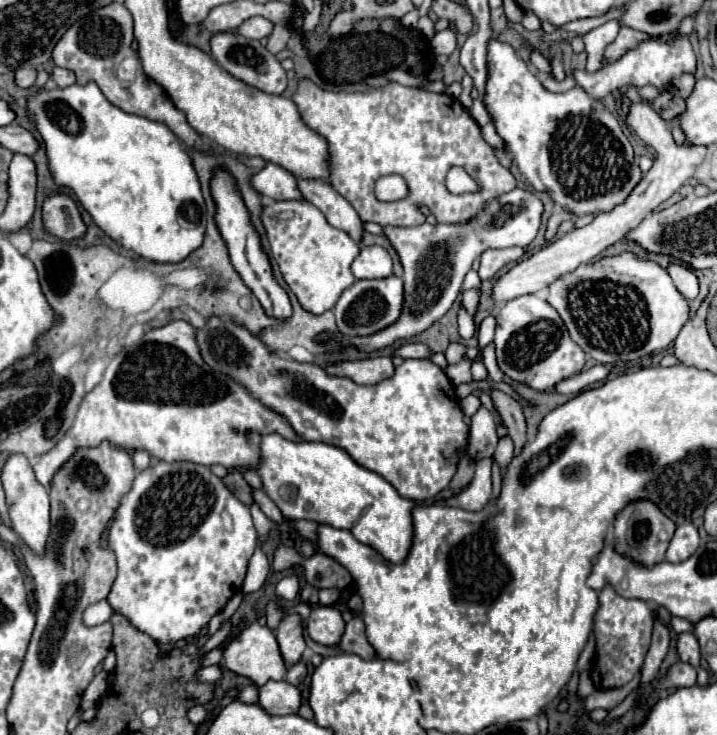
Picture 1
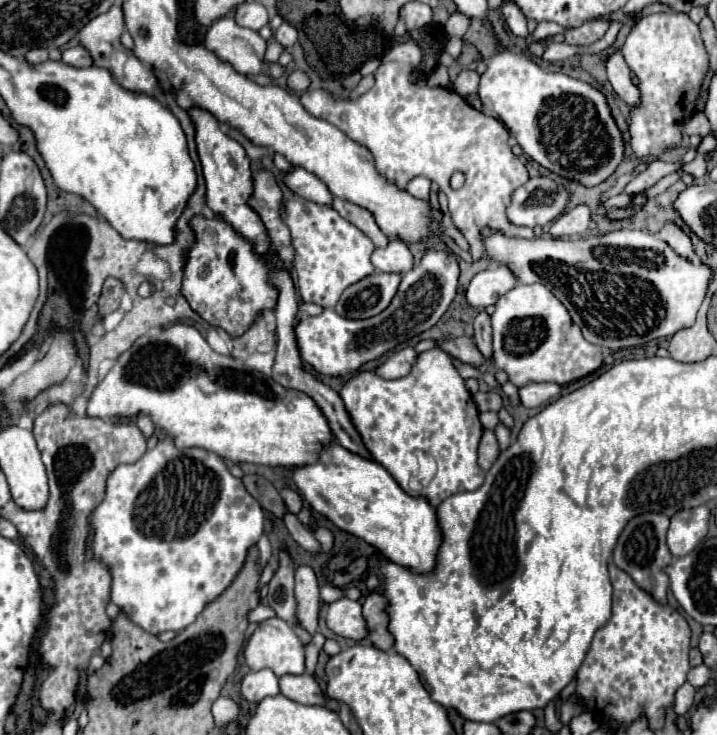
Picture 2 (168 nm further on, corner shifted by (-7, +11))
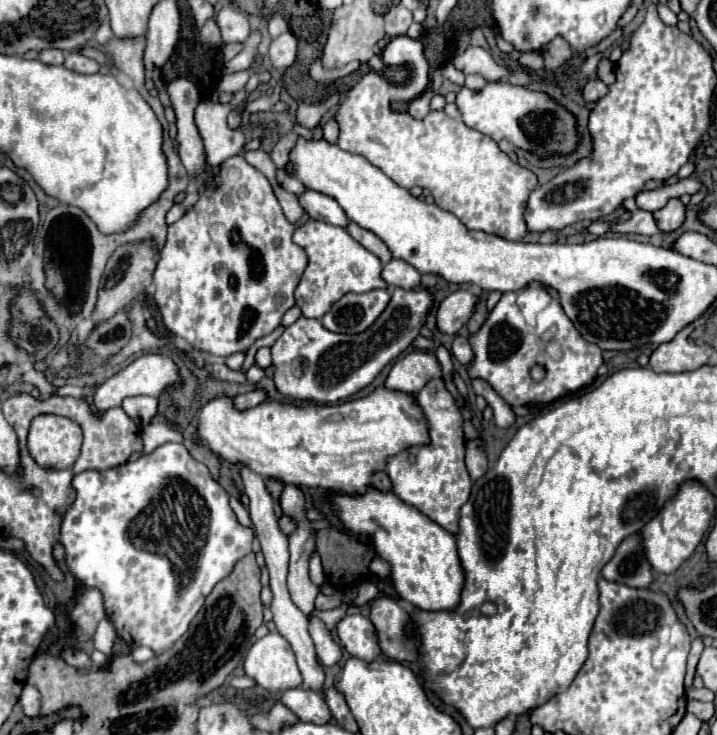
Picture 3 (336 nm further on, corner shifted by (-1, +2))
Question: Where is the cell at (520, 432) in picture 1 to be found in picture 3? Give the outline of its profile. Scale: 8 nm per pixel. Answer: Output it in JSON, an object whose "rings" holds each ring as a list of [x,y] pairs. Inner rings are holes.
{"rings":[[[481,293],[481,303],[479,303],[475,315],[473,315],[473,317],[469,319],[469,323],[467,323],[471,335],[477,333],[477,329],[481,329],[481,325],[485,323],[485,317],[487,317],[487,313],[485,313],[485,299],[487,299],[487,293]]]}

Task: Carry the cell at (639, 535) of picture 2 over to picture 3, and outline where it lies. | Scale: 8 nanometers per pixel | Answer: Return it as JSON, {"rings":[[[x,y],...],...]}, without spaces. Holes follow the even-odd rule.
{"rings":[[[633,533],[621,541],[613,559],[603,567],[603,577],[607,581],[623,583],[627,587],[645,589],[653,583],[655,575],[645,557],[643,539],[639,533]]]}

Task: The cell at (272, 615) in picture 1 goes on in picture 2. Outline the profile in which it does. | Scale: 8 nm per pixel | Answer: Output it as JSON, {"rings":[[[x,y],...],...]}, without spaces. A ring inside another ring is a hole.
{"rings":[[[283,548],[279,552],[279,568],[269,582],[267,602],[281,620],[285,620],[287,624],[293,626],[299,640],[303,644],[309,644],[313,636],[305,628],[301,628],[297,622],[297,602],[293,596],[293,574],[295,574],[295,562],[293,562],[289,550]]]}

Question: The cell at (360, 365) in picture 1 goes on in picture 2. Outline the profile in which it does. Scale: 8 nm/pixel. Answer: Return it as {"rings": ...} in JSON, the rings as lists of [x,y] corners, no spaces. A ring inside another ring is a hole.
{"rings":[[[403,348],[395,354],[391,354],[387,358],[387,362],[383,366],[379,366],[375,372],[381,376],[381,378],[387,378],[387,380],[397,380],[397,378],[403,378],[411,372],[413,364],[417,360],[417,352],[415,348]]]}

